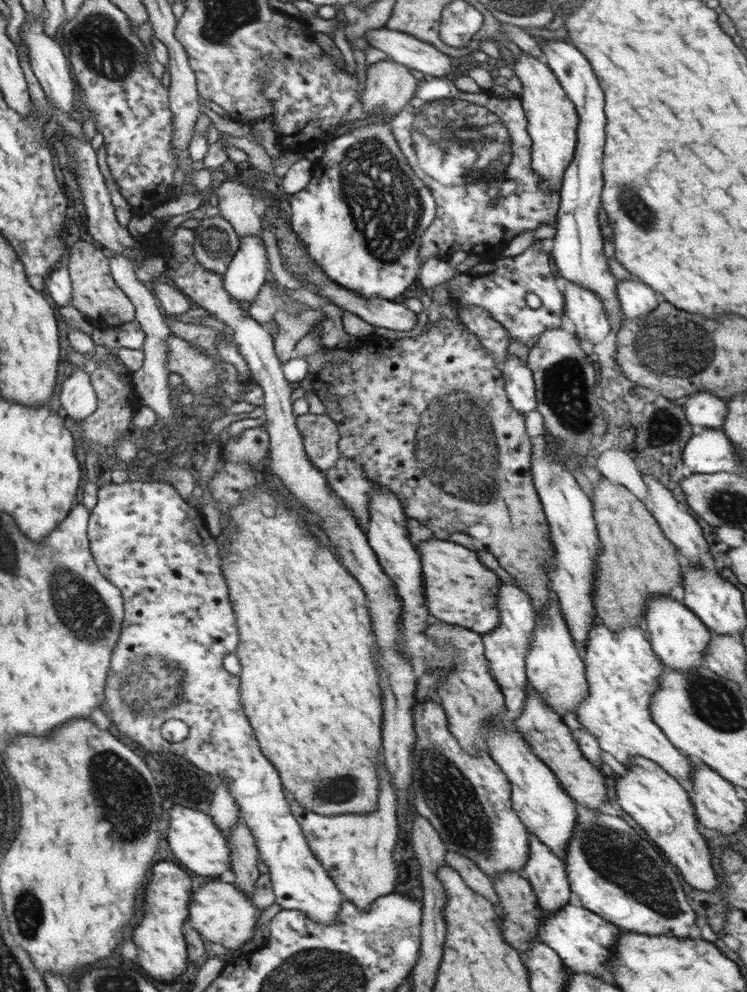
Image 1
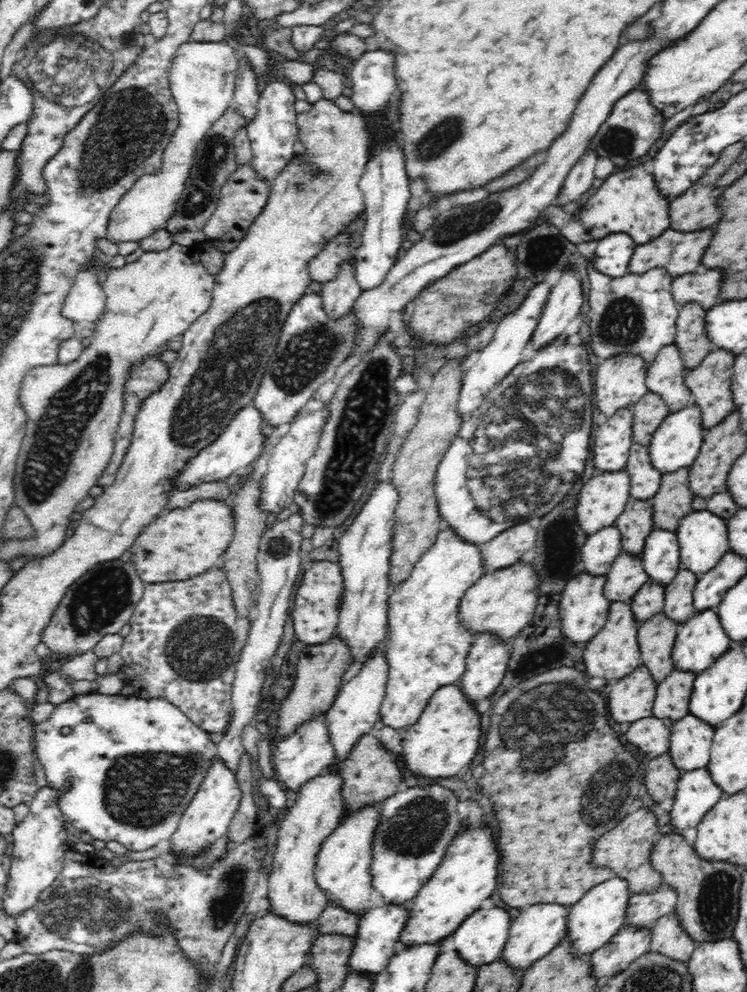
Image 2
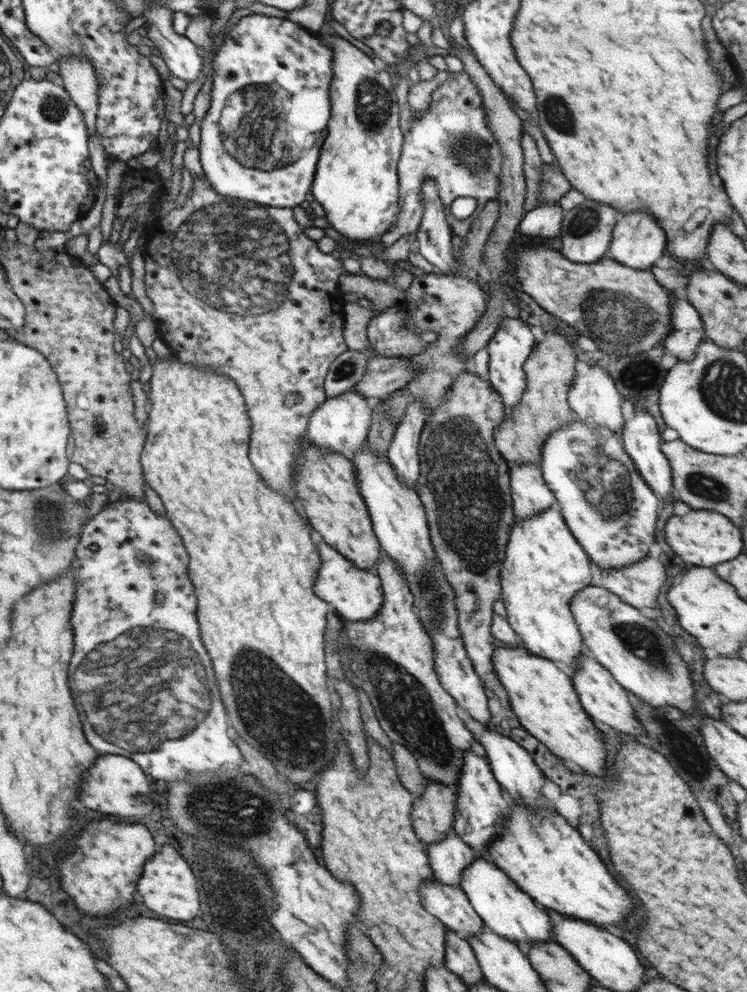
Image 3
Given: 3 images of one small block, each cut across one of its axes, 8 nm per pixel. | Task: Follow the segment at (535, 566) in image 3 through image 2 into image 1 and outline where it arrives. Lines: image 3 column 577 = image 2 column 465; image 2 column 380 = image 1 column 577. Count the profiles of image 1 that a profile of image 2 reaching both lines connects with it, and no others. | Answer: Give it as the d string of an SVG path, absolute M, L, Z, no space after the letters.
M597 616L593 624L585 647L579 648L581 659L585 664L588 692L587 697L577 706L575 714L578 722L596 737L599 747L604 752L610 752L618 762L629 768L634 757L647 758L659 764L689 792L692 786L691 774L694 763L666 738L662 729L653 721L649 711L649 700L659 687L659 678L663 670L662 663L653 651L645 630L643 627L628 626L620 632L614 632L608 630Z

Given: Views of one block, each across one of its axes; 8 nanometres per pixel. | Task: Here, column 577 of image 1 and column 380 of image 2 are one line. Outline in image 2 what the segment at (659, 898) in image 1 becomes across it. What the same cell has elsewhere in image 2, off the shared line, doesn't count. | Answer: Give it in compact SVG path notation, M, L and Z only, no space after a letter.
M428 786L402 787L392 797L385 798L380 809L380 824L373 841L372 885L385 904L404 905L418 895L440 866L450 840L460 826L458 803L454 791Z

